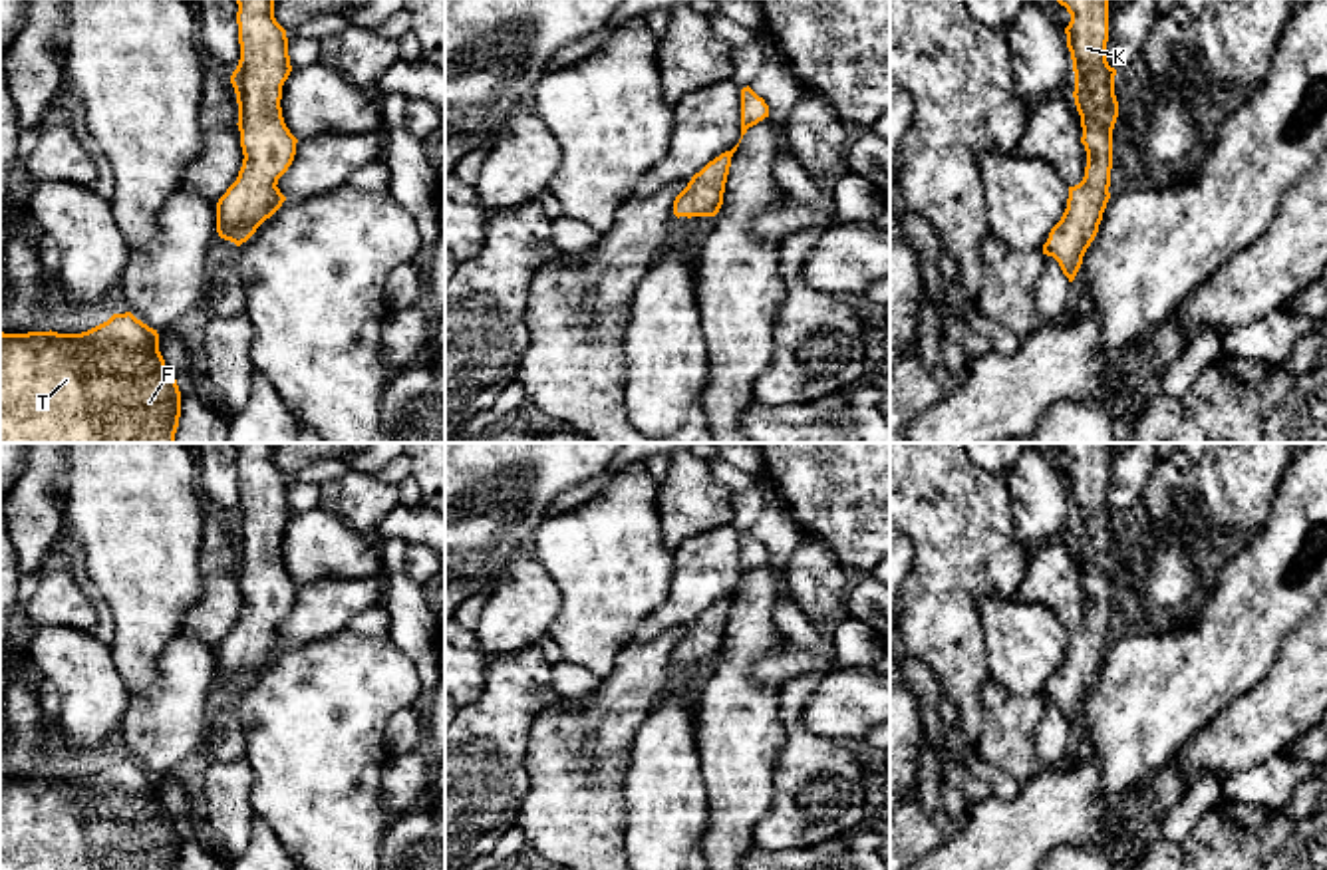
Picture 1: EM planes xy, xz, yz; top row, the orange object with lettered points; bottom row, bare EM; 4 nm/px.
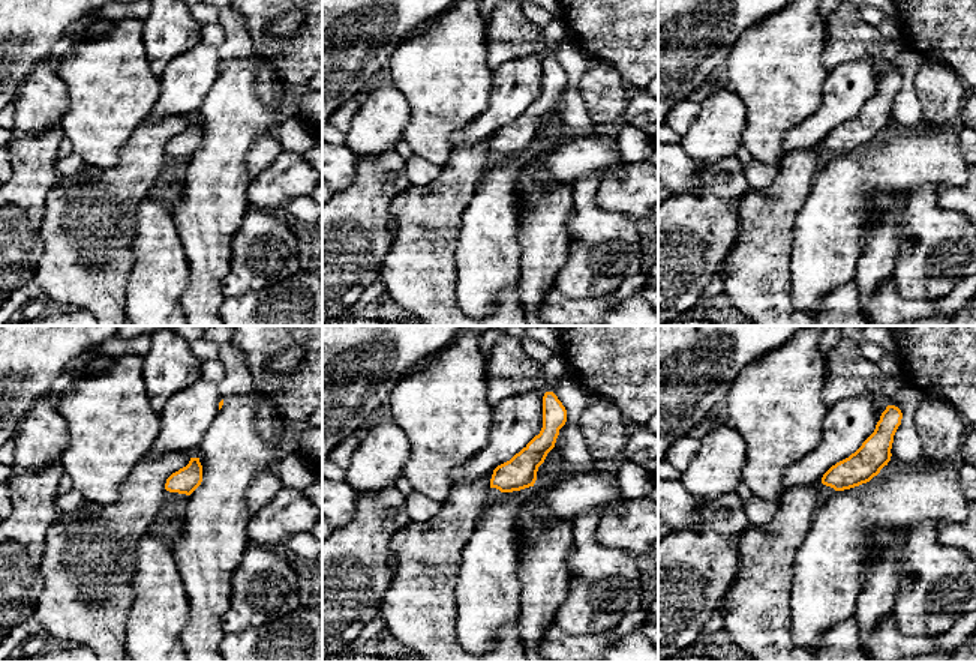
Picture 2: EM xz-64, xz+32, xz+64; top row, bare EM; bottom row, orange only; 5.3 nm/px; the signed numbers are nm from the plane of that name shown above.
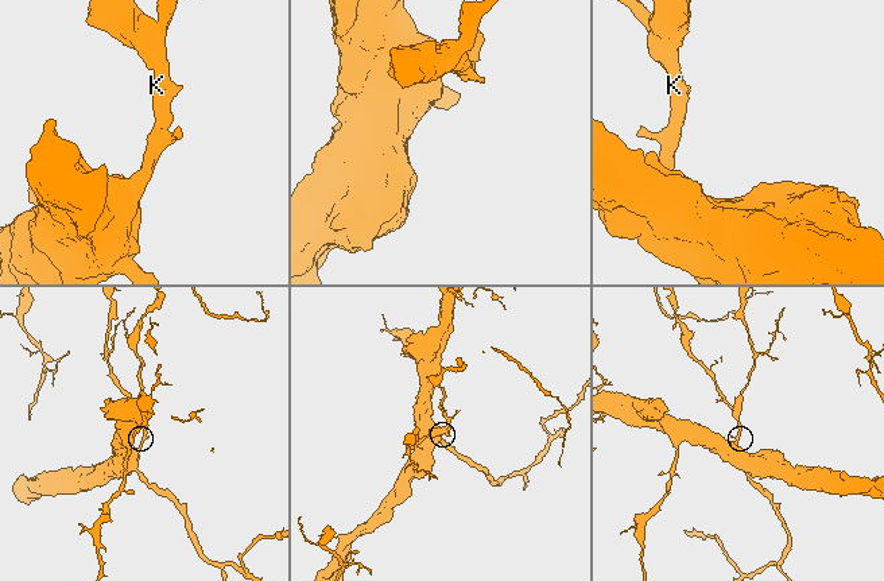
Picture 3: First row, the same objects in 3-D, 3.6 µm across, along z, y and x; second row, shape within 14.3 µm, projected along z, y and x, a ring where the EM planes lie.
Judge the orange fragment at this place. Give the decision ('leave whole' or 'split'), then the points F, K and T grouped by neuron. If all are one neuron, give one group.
leave whole; groups F K T

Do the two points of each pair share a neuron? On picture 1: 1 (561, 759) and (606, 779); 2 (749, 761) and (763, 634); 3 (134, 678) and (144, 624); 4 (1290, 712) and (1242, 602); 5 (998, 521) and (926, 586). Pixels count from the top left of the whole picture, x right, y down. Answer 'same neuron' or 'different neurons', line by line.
1: same neuron
2: same neuron
3: same neuron
4: different neurons
5: same neuron

